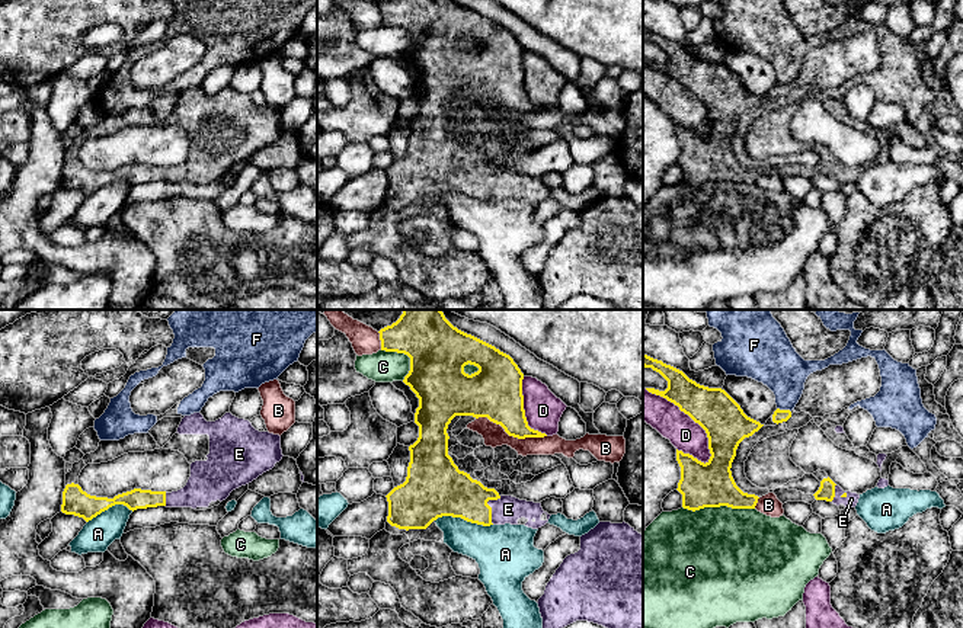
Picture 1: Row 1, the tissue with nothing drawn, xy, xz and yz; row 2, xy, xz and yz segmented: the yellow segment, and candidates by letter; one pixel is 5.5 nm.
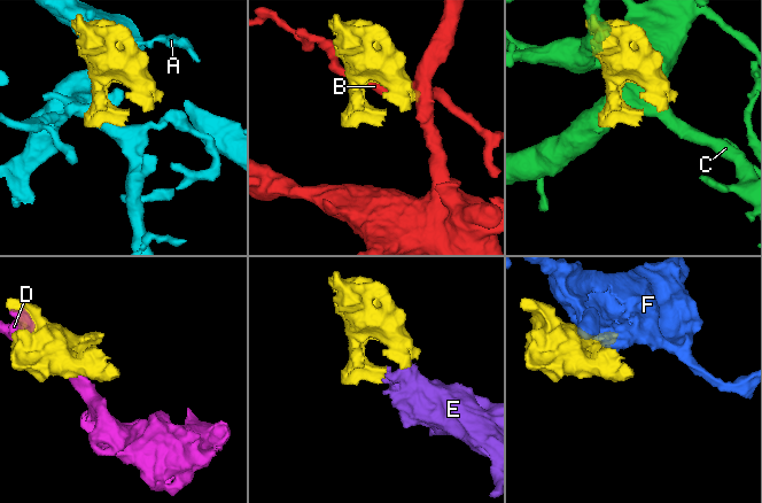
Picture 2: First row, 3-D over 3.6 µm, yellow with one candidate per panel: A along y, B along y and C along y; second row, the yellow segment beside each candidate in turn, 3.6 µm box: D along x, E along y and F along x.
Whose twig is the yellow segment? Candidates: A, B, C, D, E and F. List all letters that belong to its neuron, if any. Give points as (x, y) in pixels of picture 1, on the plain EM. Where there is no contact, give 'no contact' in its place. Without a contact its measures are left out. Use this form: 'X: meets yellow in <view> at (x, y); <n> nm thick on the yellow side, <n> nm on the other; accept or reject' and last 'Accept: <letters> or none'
A: meets yellow in xz at (464, 194); 320 nm thick on the yellow side, 280 nm on the other; reject
B: meets yellow in xz at (511, 109); 280 nm thick on the yellow side, 120 nm on the other; reject
C: meets yellow in yz at (719, 180); 240 nm thick on the yellow side, 500 nm on the other; reject
D: meets yellow in yz at (691, 92); 240 nm thick on the yellow side, 180 nm on the other; reject
E: meets yellow in xz at (489, 180); 280 nm thick on the yellow side, 150 nm on the other; accept
F: meets yellow in yz at (784, 85); 70 nm thick on the yellow side, 260 nm on the other; reject
Accept: E

